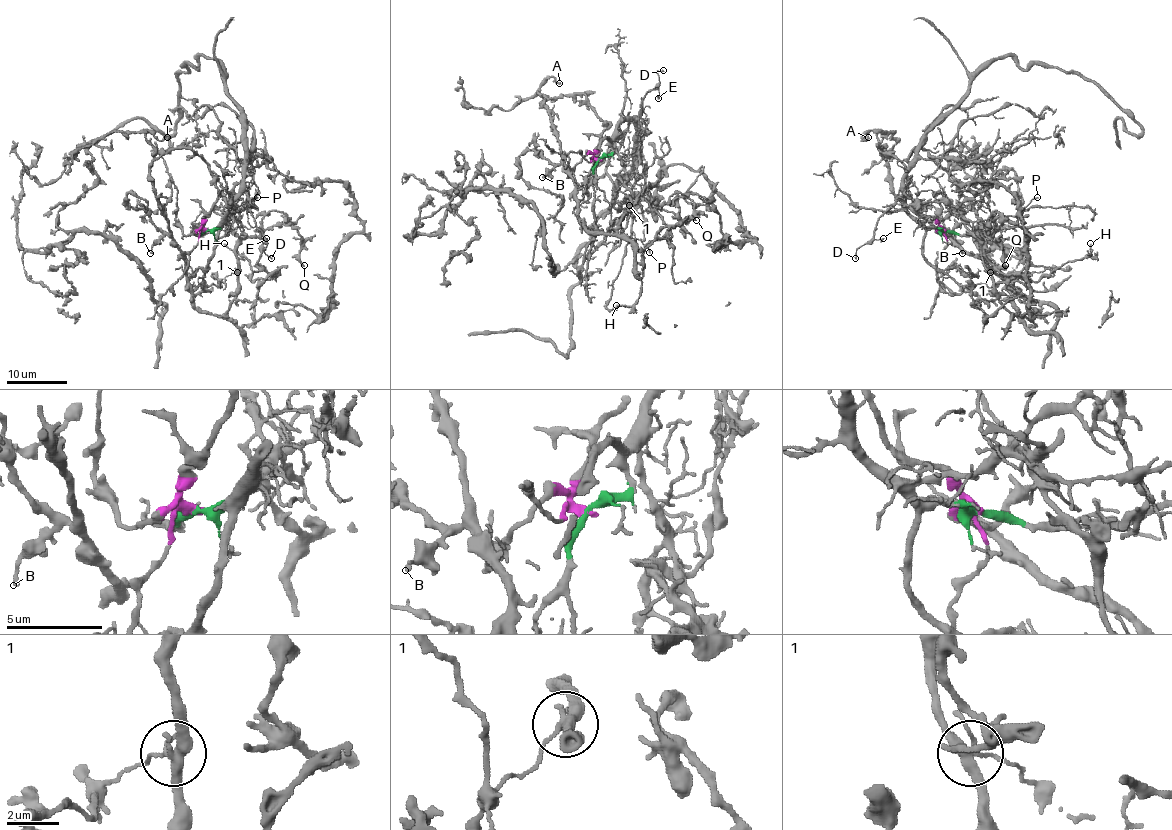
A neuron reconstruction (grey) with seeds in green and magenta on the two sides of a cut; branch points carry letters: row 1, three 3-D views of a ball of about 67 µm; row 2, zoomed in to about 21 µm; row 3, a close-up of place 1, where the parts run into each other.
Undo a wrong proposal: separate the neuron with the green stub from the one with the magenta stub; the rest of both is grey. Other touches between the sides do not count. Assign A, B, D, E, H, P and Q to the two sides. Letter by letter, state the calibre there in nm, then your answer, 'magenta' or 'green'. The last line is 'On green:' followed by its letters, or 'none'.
A: 320 nm thick; magenta
B: 220 nm thick; magenta
D: 150 nm thick; green
E: 240 nm thick; green
H: 190 nm thick; magenta
P: 140 nm thick; green
Q: 240 nm thick; magenta
On green: D, E, P

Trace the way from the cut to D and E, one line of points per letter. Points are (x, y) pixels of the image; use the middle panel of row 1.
D: (599, 160), (611, 152), (614, 130), (623, 121), (636, 119), (642, 98), (659, 82), (656, 71), (663, 70)
E: (599, 160), (611, 152), (614, 130), (623, 121), (636, 119), (648, 92), (657, 89), (657, 98)

